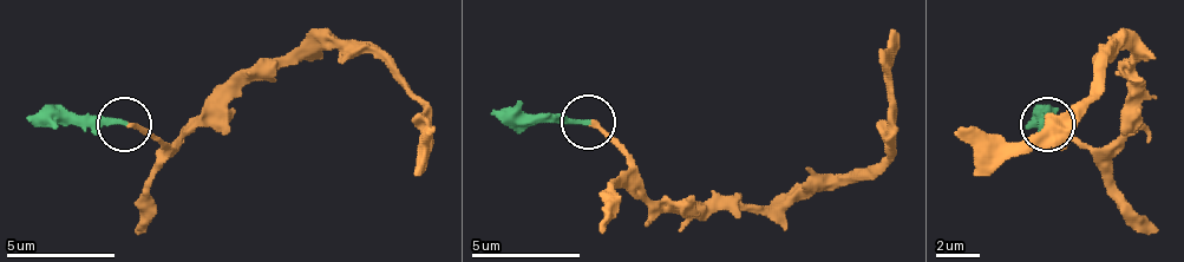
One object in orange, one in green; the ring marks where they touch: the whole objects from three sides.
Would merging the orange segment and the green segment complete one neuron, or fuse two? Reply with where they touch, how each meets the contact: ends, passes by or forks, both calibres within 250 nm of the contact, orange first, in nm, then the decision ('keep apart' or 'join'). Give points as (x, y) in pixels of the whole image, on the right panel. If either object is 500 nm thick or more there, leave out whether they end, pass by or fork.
at (1047, 124); orange ends there; green ends there; 190 nm thick on the orange side, 240 nm on the other; join

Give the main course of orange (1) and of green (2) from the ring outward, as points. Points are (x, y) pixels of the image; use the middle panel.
1: (589, 124), (628, 162), (633, 183), (649, 200), (791, 205), (862, 178), (889, 151), (889, 41), (900, 31)
2: (589, 124), (503, 118), (491, 107)

